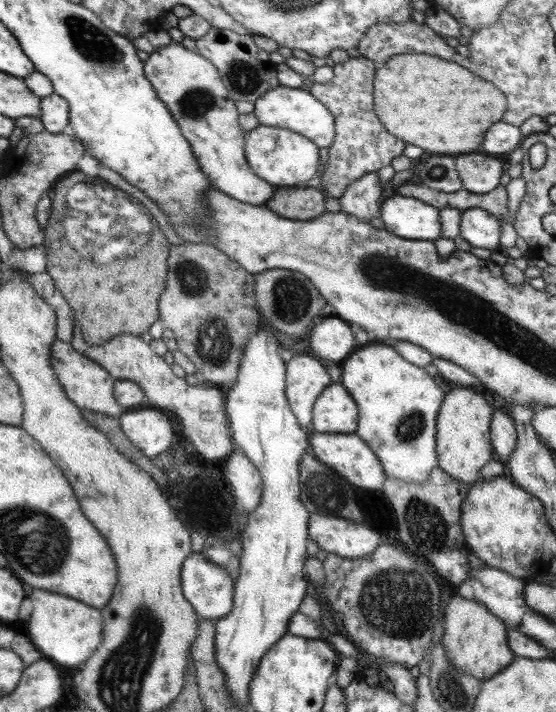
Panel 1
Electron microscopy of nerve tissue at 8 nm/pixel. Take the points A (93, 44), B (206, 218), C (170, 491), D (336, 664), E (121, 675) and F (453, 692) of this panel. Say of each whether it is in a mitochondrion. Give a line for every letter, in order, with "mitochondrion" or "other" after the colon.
A: mitochondrion
B: other
C: other
D: other
E: mitochondrion
F: mitochondrion

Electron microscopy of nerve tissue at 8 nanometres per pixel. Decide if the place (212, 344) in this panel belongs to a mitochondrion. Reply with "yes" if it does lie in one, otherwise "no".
yes

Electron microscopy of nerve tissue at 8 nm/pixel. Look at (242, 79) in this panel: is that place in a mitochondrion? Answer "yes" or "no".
yes

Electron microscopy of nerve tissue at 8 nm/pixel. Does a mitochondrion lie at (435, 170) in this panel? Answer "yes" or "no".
yes

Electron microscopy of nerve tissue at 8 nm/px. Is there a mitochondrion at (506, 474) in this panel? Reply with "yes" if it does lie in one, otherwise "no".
no

